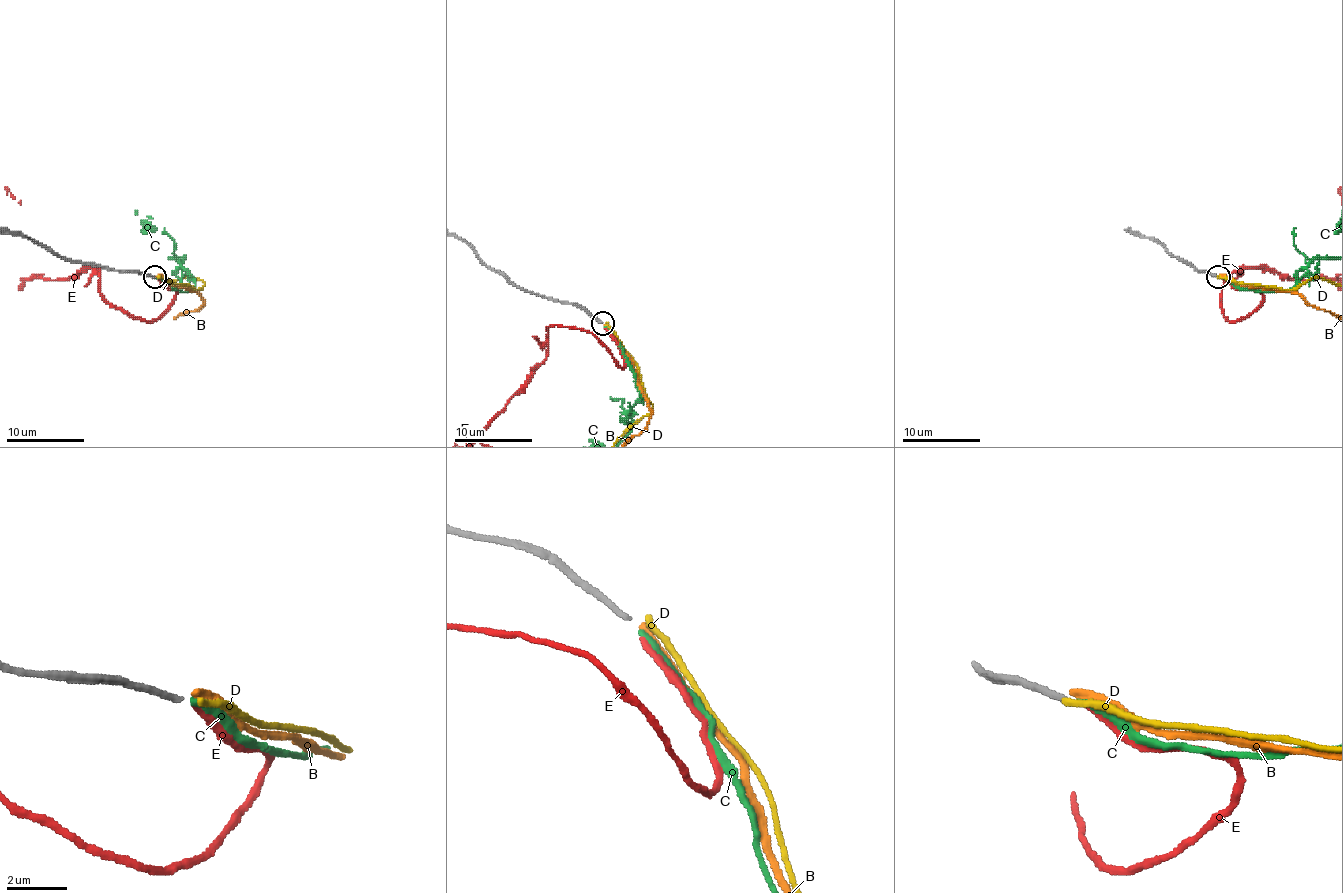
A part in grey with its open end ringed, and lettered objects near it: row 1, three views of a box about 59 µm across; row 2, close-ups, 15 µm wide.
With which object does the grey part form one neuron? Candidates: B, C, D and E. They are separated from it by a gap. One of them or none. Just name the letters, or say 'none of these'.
none of these

